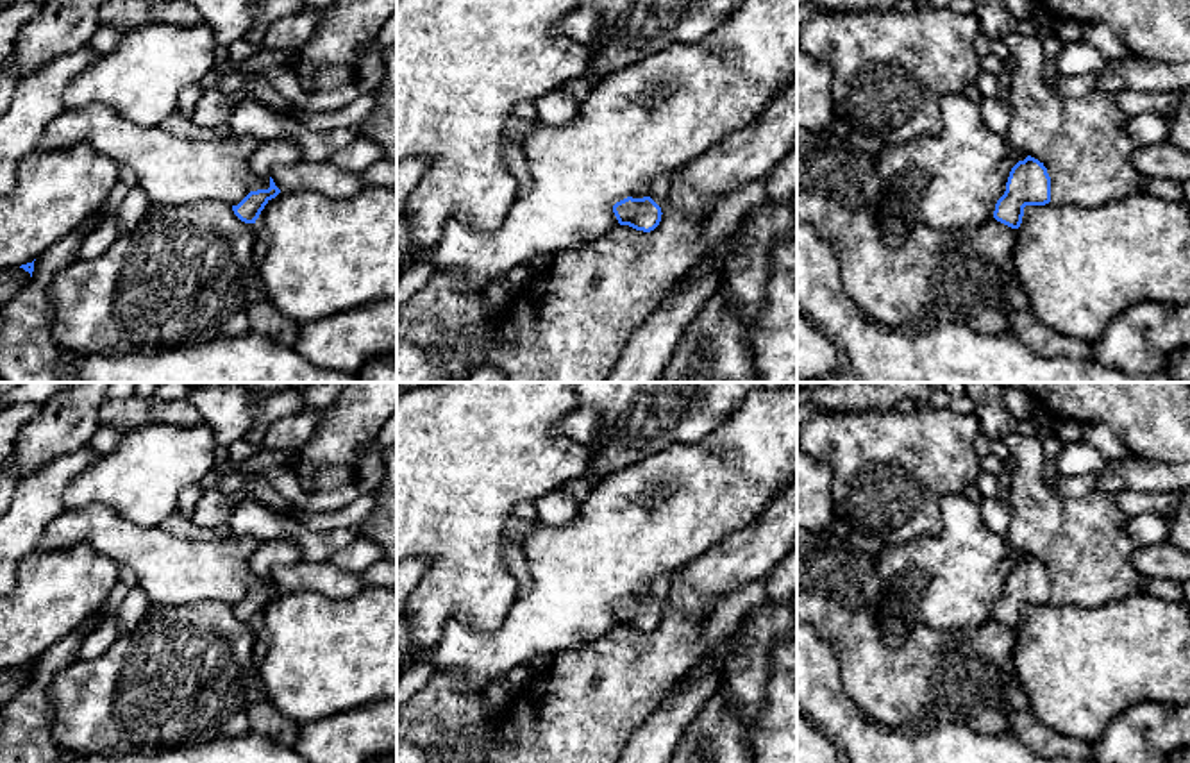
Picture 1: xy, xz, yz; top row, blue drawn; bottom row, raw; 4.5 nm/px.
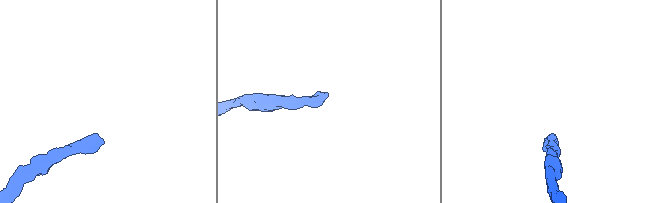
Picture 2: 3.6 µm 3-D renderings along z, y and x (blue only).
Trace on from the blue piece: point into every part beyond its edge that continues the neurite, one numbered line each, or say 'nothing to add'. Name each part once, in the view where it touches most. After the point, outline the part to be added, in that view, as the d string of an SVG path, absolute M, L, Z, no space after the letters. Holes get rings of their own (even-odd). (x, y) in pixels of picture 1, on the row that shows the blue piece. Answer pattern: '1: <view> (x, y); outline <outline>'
1: xz (662, 188); outline M679 173L659 175L652 186L649 197L661 207L661 213L668 207L672 189L679 179Z

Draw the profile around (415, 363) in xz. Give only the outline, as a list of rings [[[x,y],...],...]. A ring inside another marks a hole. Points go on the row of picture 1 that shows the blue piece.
[[[411,341],[397,343],[397,382],[457,382],[457,379],[457,368],[450,372],[434,348]]]

